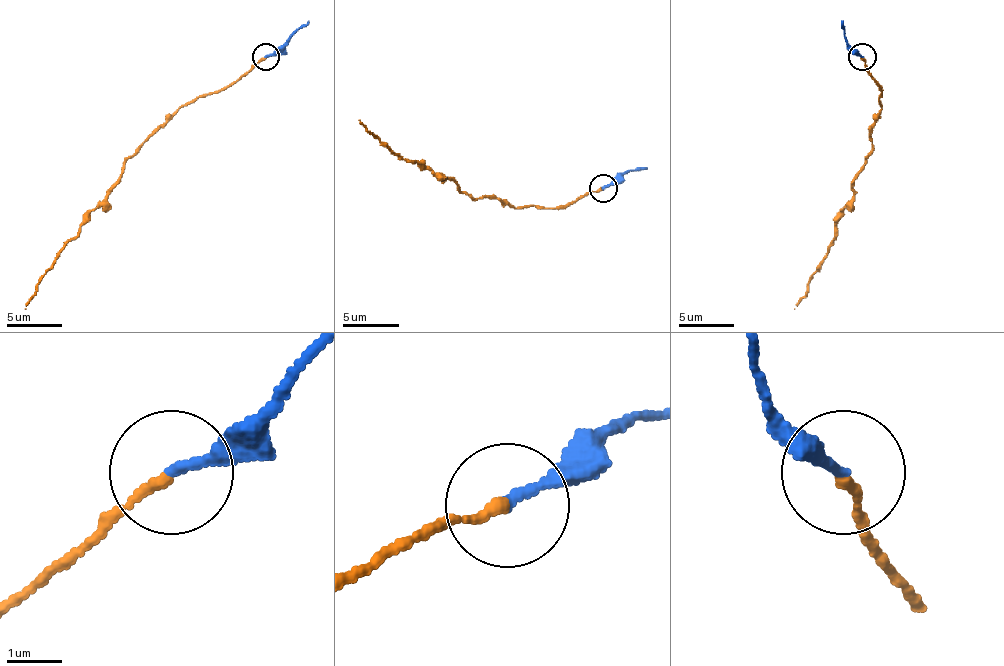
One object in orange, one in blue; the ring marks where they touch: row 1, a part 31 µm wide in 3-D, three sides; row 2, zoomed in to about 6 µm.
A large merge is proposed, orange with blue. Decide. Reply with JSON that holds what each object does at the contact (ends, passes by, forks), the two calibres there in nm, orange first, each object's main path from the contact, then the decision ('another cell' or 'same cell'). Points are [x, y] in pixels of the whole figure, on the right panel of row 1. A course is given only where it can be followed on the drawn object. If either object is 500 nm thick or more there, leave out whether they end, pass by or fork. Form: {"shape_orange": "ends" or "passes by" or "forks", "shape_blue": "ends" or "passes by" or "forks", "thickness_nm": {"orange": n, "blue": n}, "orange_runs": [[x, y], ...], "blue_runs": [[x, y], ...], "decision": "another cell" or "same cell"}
{"shape_orange": "ends", "shape_blue": "ends", "thickness_nm": {"orange": 180, "blue": 180}, "orange_runs": [[863, 57], [882, 93], [871, 126], [871, 151], [852, 187], [854, 198], [838, 218], [832, 246], [794, 309]], "blue_runs": [[863, 57], [846, 41], [841, 21]], "decision": "same cell"}

